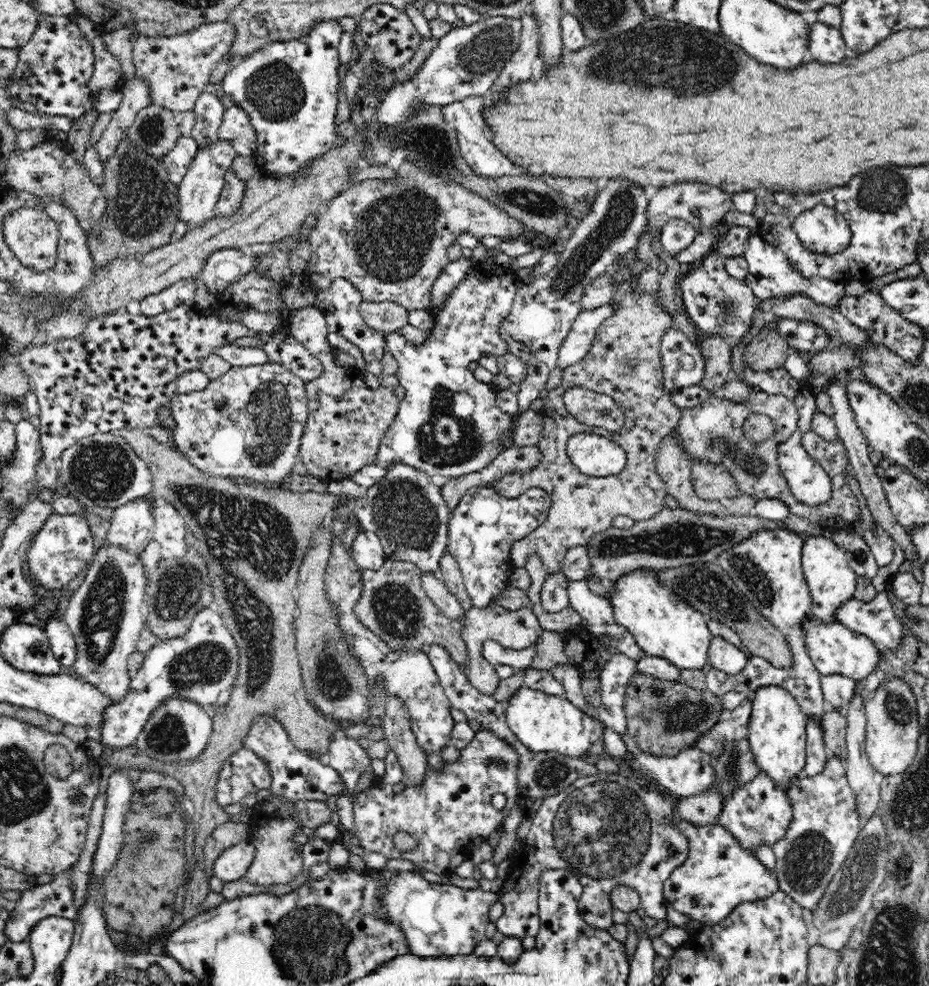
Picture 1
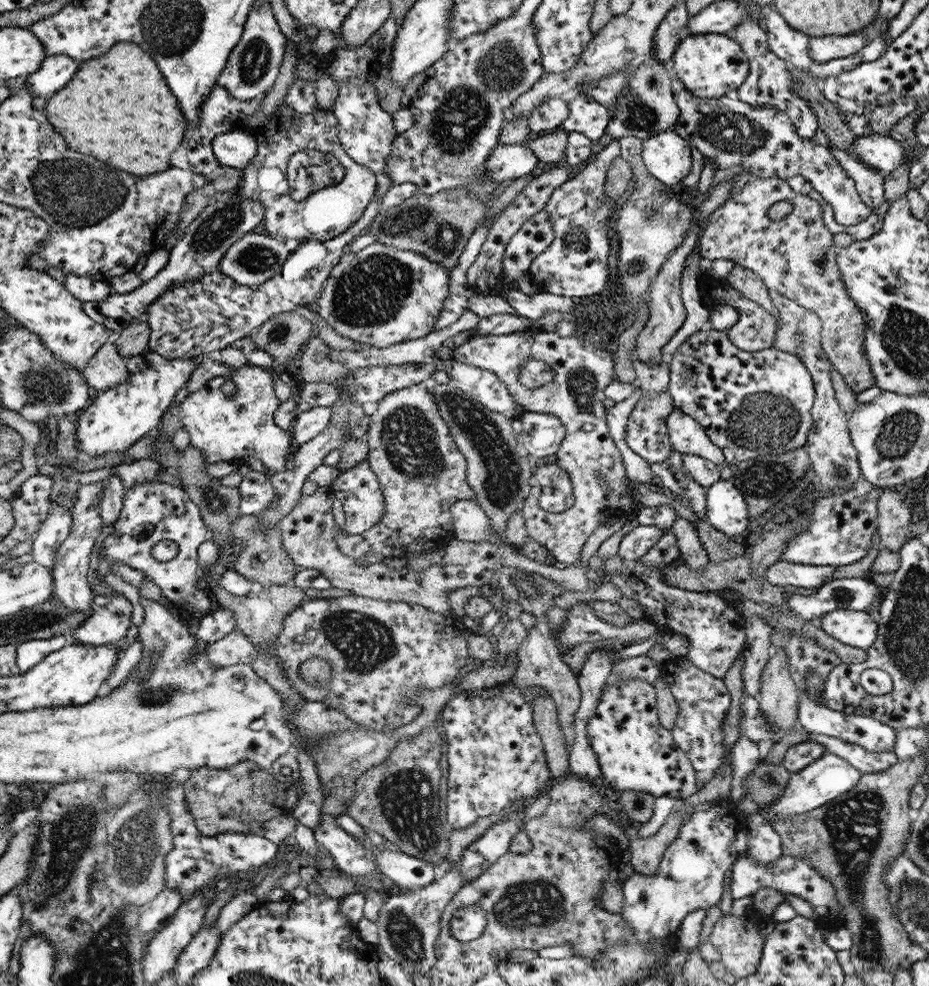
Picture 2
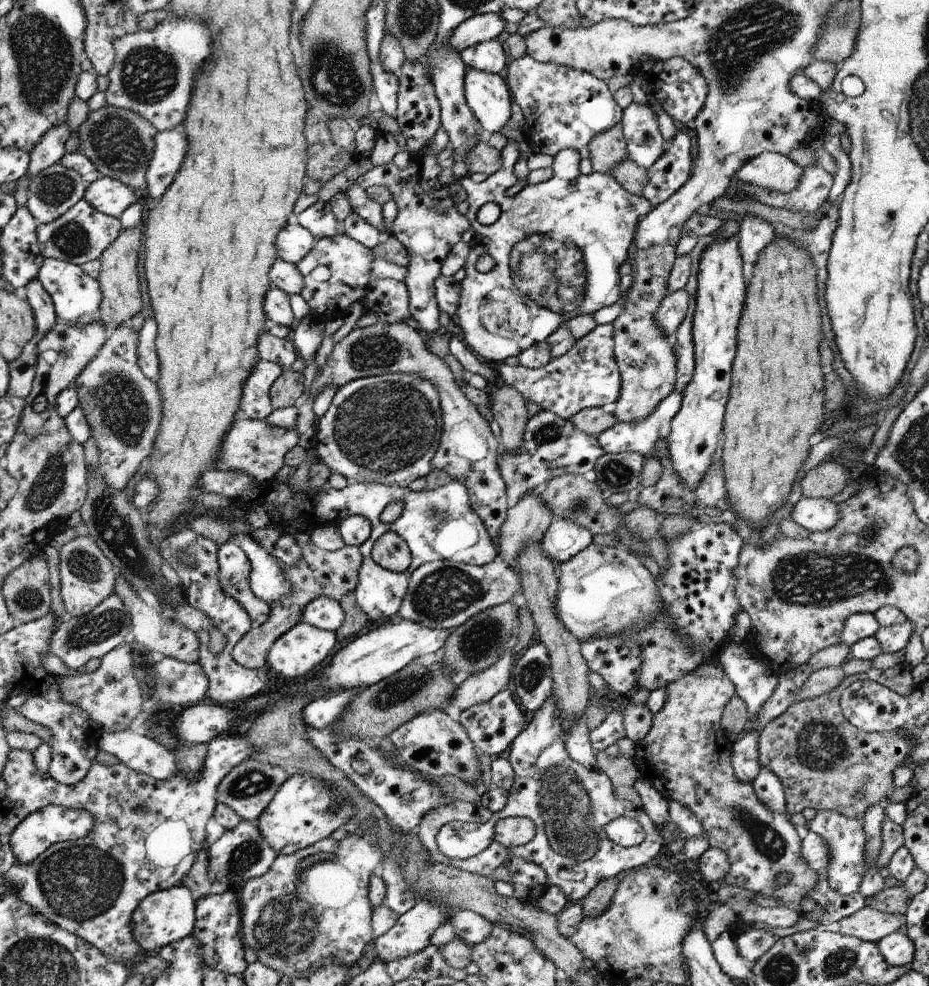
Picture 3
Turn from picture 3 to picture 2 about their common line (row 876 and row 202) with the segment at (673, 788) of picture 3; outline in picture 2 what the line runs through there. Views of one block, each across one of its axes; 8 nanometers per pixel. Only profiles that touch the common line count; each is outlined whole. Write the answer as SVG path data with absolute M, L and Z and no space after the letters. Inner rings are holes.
M752 178L740 193L730 196L708 217L697 253L703 261L732 260L735 265L742 265L756 273L769 291L774 290L785 298L794 300L799 306L814 312L821 322L821 347L834 368L844 377L848 387L855 394L876 387L864 346L866 315L856 307L854 300L850 299L850 293L844 285L842 271L838 269L838 250L833 242L833 234L826 228L823 221L823 208L817 200L794 192L787 181L781 178ZM780 200L791 202L792 212L780 221L768 219L768 209Z

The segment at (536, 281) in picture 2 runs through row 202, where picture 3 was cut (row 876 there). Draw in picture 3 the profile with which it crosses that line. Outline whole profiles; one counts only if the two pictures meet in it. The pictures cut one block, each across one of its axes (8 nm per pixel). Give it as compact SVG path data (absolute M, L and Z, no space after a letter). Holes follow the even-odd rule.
M554 694L550 695L546 700L542 703L542 706L538 708L538 710L534 711L533 718L530 723L527 723L527 727L522 730L520 734L512 741L512 744L510 745L509 750L506 752L506 757L509 760L509 763L512 765L512 768L515 772L514 782L512 783L512 786L510 787L509 795L507 798L506 806L497 813L493 813L490 817L490 820L487 820L485 822L481 821L450 821L448 824L445 824L441 829L440 832L437 834L437 845L439 846L439 849L442 851L442 854L445 854L447 857L450 857L451 859L467 859L468 857L473 857L474 855L480 854L484 849L486 849L488 846L490 846L494 842L495 837L495 826L497 824L497 821L500 821L501 819L505 819L506 817L524 817L529 818L531 821L535 822L535 835L531 838L530 842L527 842L525 845L518 845L517 847L510 848L510 851L512 851L512 854L514 856L523 858L524 860L527 860L528 862L533 862L534 864L537 864L538 866L541 866L544 869L544 872L547 874L547 884L548 886L557 886L559 889L562 889L562 892L567 896L567 898L571 902L580 902L585 897L585 894L588 894L589 890L592 890L594 886L596 886L601 880L608 880L611 878L615 878L620 874L620 872L627 872L630 870L634 870L635 868L641 867L642 865L651 864L658 862L660 857L660 852L662 846L665 844L665 840L661 838L659 835L659 832L657 831L657 828L653 822L653 820L647 815L647 812L644 812L643 807L639 808L636 807L632 802L620 799L616 796L614 793L614 786L612 785L612 782L610 781L610 778L604 771L602 770L596 770L591 771L590 769L587 769L586 766L583 764L580 764L579 762L576 762L573 758L569 757L568 751L565 747L565 740L567 739L567 732L565 731L565 728L563 727L563 718L561 715L560 707L557 703L557 698L554 696ZM620 817L628 817L630 819L637 820L639 823L643 825L643 829L645 832L644 840L637 844L636 846L631 847L623 847L619 844L616 844L615 842L612 842L610 838L608 838L607 832L604 830L604 827L613 820L616 820Z

